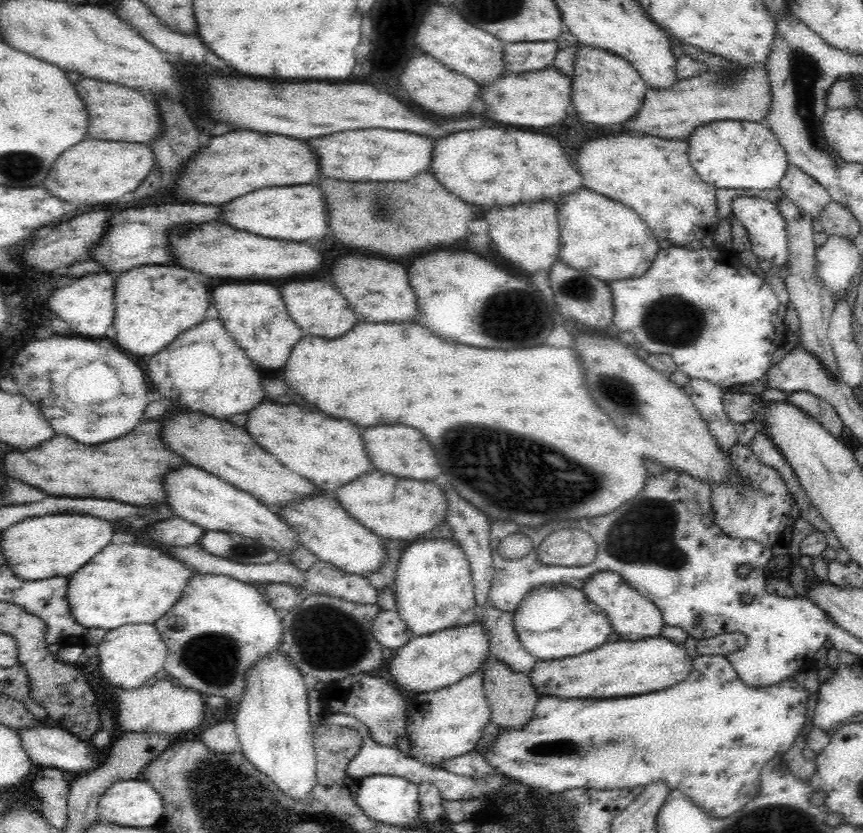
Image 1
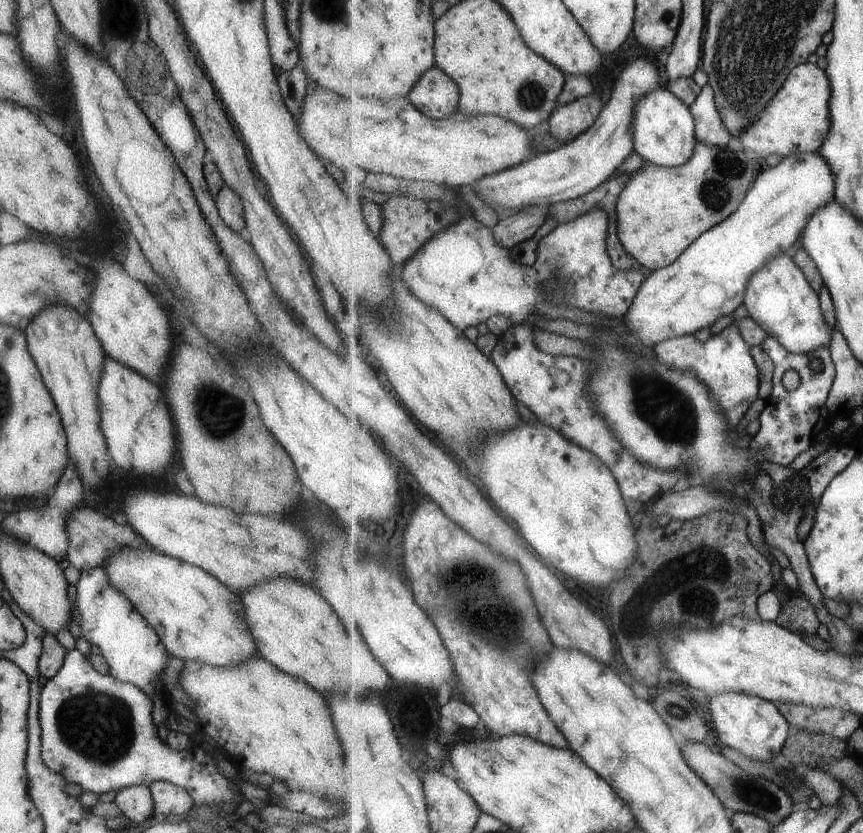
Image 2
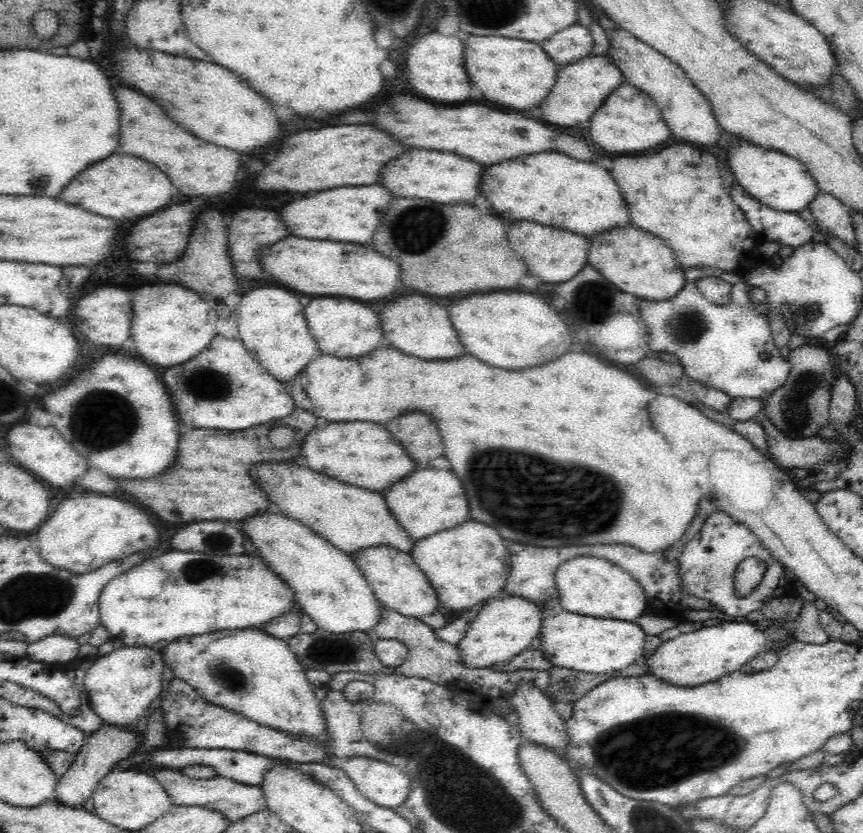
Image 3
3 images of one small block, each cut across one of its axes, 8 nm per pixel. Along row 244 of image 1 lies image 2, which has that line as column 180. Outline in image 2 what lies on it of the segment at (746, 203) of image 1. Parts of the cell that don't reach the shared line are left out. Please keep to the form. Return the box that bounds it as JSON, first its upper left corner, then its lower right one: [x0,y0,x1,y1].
[39,649,245,805]

